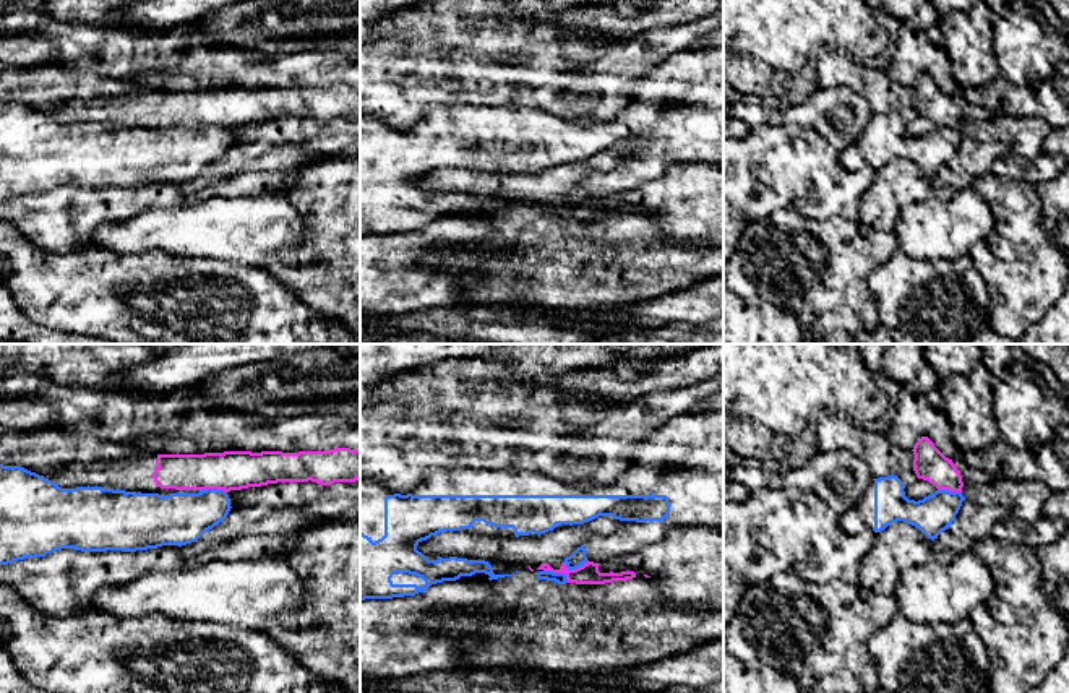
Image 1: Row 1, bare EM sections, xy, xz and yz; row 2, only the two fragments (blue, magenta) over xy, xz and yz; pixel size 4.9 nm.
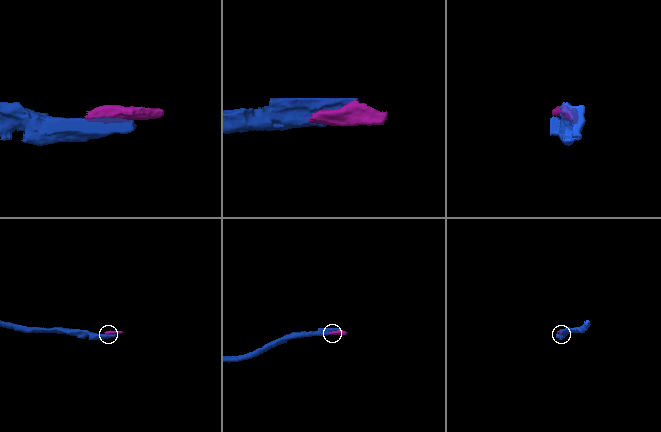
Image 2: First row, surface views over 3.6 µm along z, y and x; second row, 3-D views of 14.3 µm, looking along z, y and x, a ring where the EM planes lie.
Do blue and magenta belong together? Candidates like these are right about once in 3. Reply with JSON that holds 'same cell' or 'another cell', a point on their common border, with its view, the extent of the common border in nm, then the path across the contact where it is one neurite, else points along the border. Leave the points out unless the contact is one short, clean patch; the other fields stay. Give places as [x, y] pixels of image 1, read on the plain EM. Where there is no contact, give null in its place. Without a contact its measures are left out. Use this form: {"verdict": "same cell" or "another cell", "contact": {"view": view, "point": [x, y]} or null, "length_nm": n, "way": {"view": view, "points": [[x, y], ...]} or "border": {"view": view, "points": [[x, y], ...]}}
{"verdict": "another cell", "contact": {"view": "xz", "point": [558, 210]}, "length_nm": 140, "border": {"view": "xz", "points": [[544, 206], [563, 210], [568, 218]]}}

